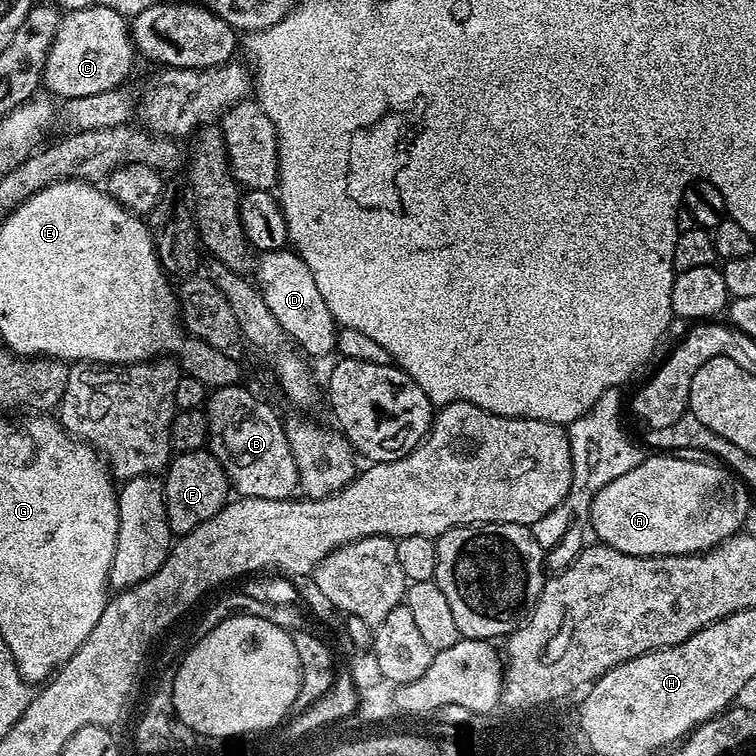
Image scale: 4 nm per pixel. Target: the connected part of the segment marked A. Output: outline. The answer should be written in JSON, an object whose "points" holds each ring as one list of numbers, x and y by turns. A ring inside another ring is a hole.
{"points":[[648,454,645,455,642,463,634,466,634,470,629,470,627,474,622,474,622,478,614,478,609,485,603,486,602,489,598,490,592,502,590,528,592,532,593,530,596,531,595,539,599,543,607,544,609,548,618,550,622,554,630,554,631,556,690,556,716,547,723,540,729,540,729,538,737,535,743,529,746,512,750,507,748,495,750,495,750,492,744,481,735,472,721,466,719,463,709,462,704,458,689,458,684,454]]}

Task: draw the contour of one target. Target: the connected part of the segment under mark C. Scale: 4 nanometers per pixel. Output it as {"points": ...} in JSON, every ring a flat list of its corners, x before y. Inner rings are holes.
{"points":[[106,6,65,11,60,17,58,34,54,34,54,42,46,54,42,84,53,92,53,97,60,96,64,100,109,92,127,81,124,79,132,72,132,56,134,45,130,24,122,14]]}

